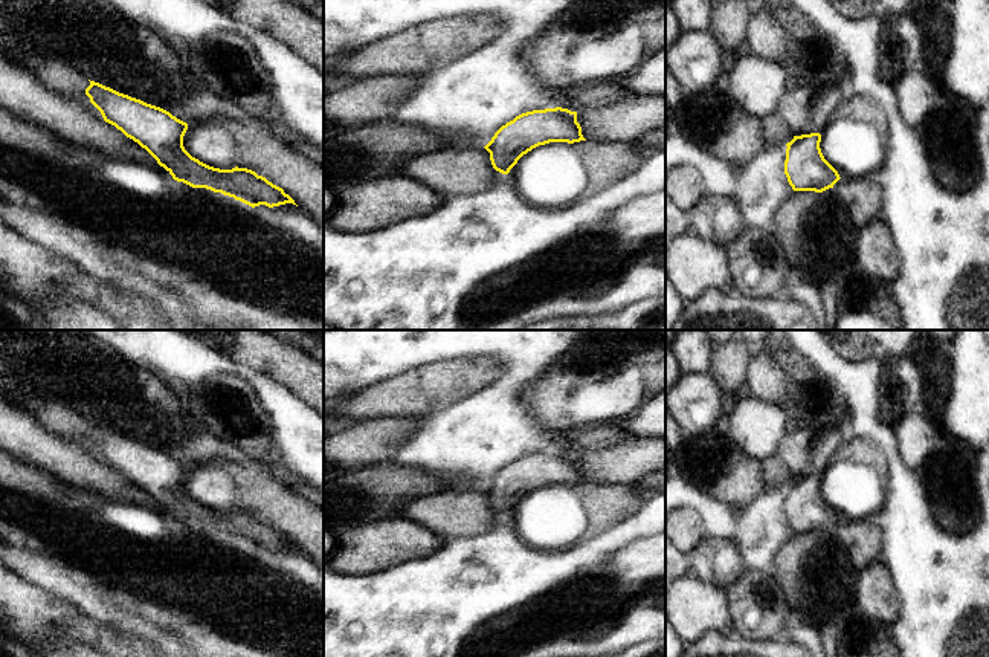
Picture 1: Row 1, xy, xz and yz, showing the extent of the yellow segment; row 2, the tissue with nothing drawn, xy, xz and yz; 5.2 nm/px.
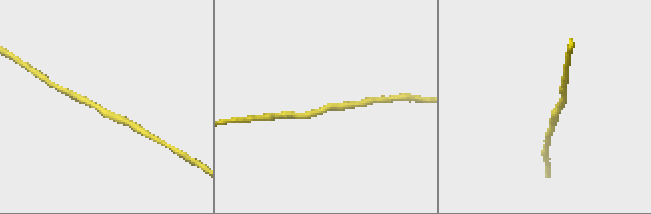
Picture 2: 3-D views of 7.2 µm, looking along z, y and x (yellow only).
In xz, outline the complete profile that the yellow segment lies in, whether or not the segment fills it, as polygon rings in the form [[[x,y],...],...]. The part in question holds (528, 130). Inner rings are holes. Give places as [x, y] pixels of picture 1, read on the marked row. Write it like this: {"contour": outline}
{"contour": [[[556,107],[533,110],[502,125],[484,147],[496,171],[508,174],[517,160],[539,145],[586,141],[577,112]]]}

